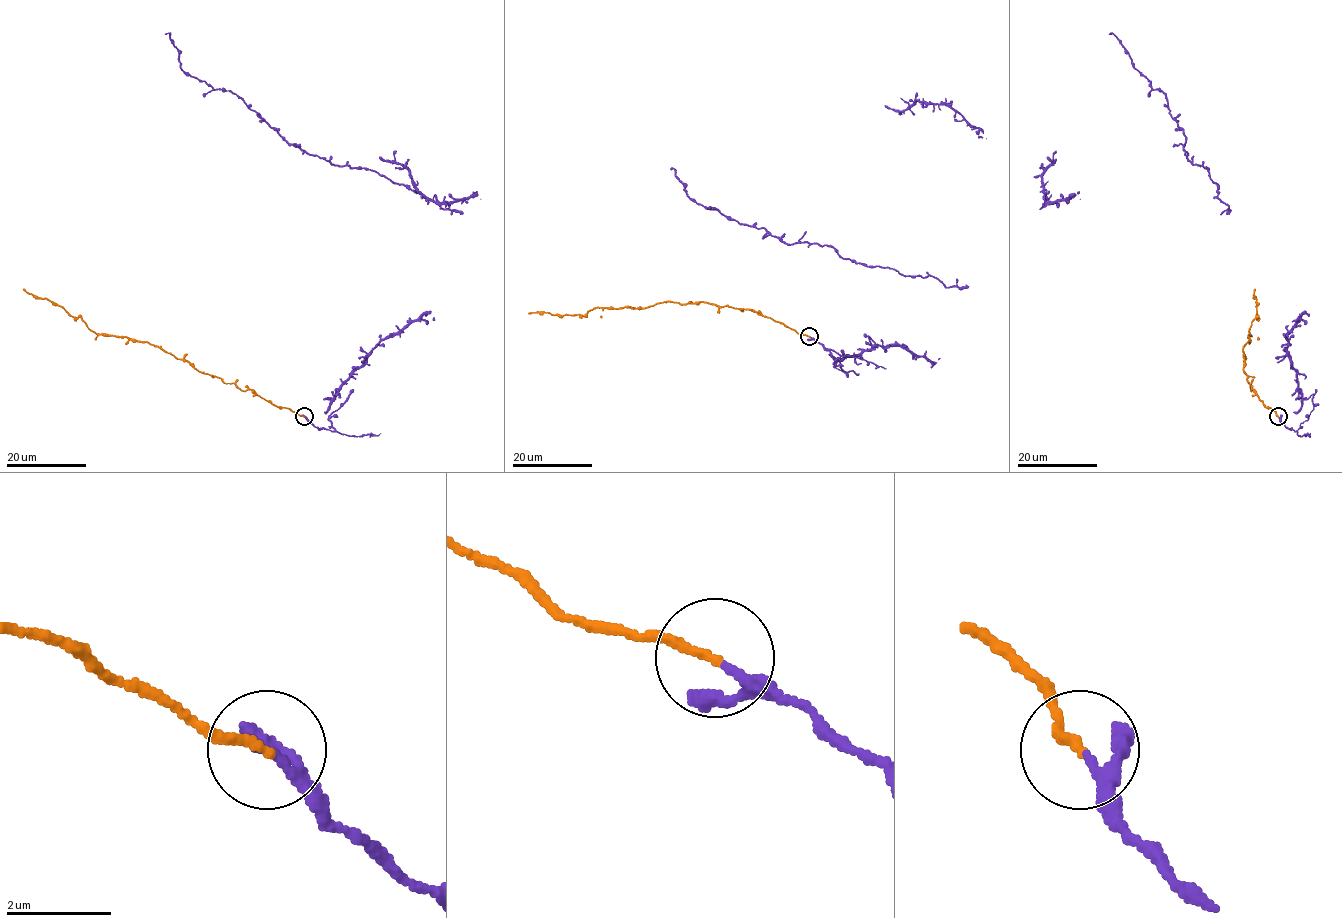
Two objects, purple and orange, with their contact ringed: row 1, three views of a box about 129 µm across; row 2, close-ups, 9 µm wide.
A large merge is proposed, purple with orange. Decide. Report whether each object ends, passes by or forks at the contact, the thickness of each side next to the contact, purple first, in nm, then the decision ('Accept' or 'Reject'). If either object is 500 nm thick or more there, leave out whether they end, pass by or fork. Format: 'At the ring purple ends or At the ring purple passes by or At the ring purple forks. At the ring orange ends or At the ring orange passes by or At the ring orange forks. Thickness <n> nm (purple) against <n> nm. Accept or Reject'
At the ring purple passes by. At the ring orange ends. Thickness 150 nm (purple) against 180 nm. Accept

